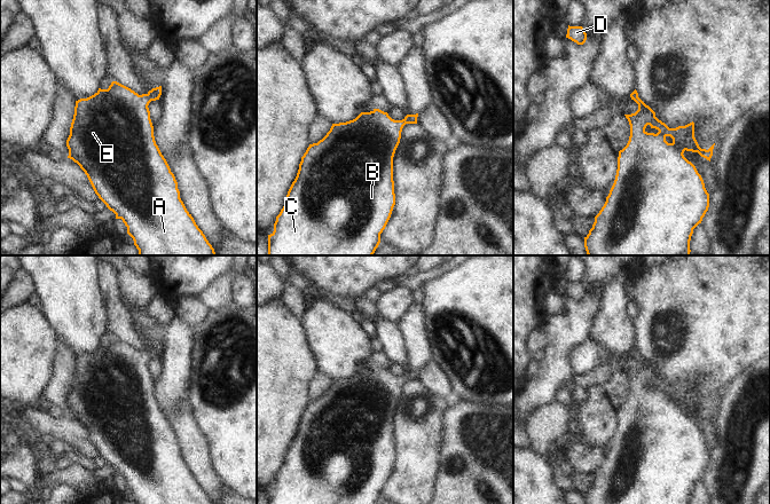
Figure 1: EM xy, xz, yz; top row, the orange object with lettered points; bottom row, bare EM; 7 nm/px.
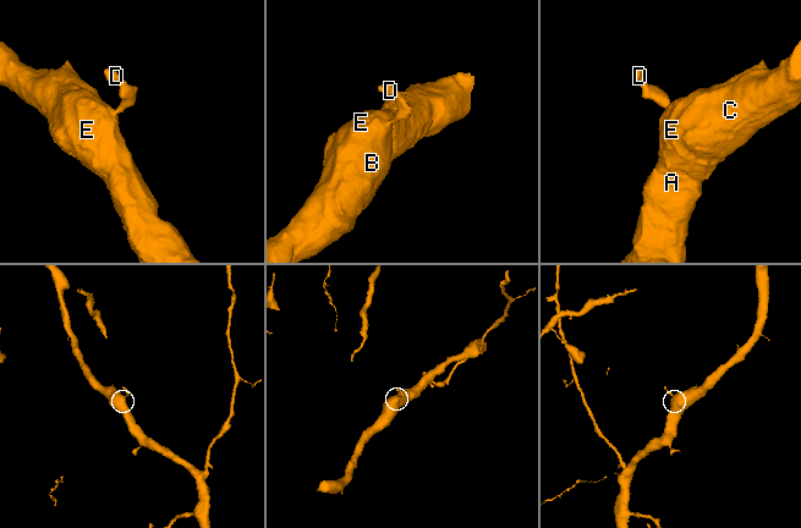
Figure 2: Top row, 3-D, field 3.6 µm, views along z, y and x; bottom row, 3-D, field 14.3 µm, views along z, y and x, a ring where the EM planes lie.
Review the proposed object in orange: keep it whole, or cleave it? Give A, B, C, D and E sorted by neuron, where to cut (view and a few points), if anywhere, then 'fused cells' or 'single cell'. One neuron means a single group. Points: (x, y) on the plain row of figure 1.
A B C D E; no cut; single cell

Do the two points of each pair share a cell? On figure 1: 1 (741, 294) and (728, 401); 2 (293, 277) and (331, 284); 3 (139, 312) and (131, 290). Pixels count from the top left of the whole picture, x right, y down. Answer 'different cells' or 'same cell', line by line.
1: different cells
2: different cells
3: same cell

